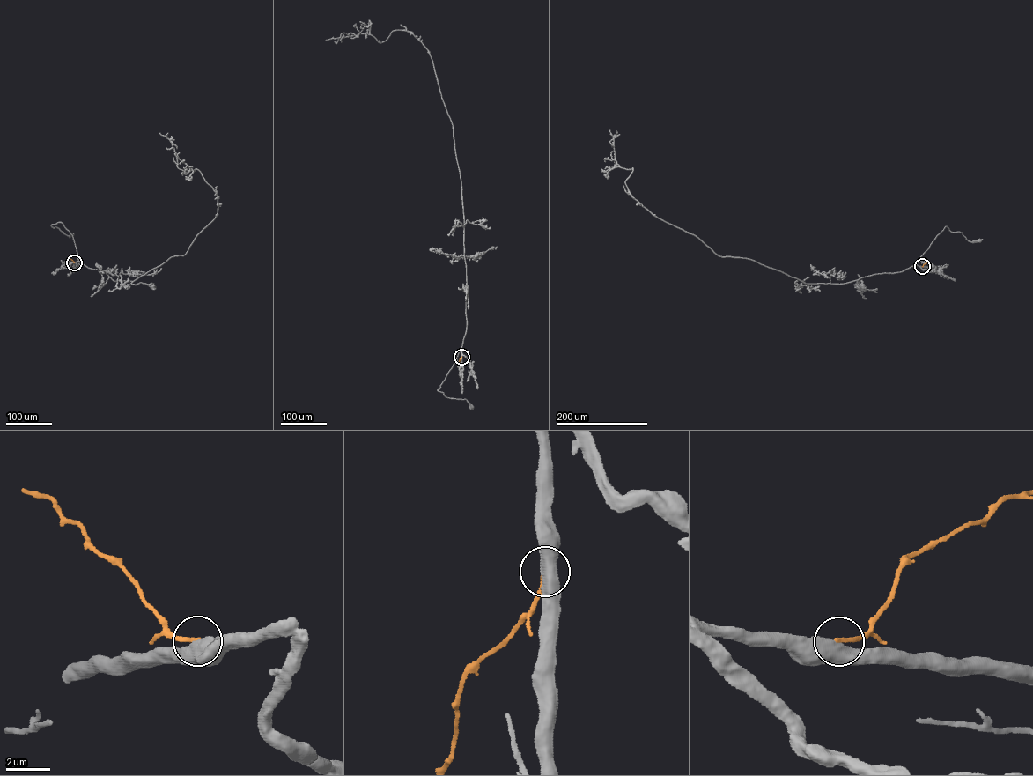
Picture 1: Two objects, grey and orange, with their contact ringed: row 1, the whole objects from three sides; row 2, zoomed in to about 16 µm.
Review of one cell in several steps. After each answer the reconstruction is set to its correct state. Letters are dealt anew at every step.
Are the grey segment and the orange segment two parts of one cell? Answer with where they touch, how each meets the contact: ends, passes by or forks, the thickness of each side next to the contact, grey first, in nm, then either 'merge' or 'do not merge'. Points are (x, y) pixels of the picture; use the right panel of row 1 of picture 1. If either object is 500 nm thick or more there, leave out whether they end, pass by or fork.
place (922, 266); calibres 500 and 180 nm; do not merge

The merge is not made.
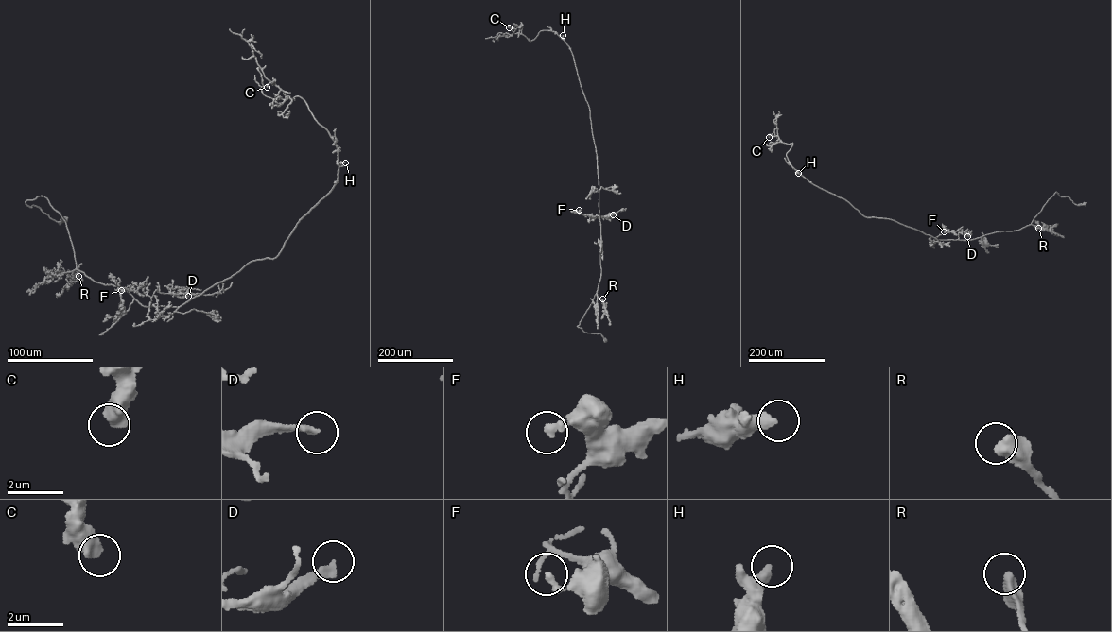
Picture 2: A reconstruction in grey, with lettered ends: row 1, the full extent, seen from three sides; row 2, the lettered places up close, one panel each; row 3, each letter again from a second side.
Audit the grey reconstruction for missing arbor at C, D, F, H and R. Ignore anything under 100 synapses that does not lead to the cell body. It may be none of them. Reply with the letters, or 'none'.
none

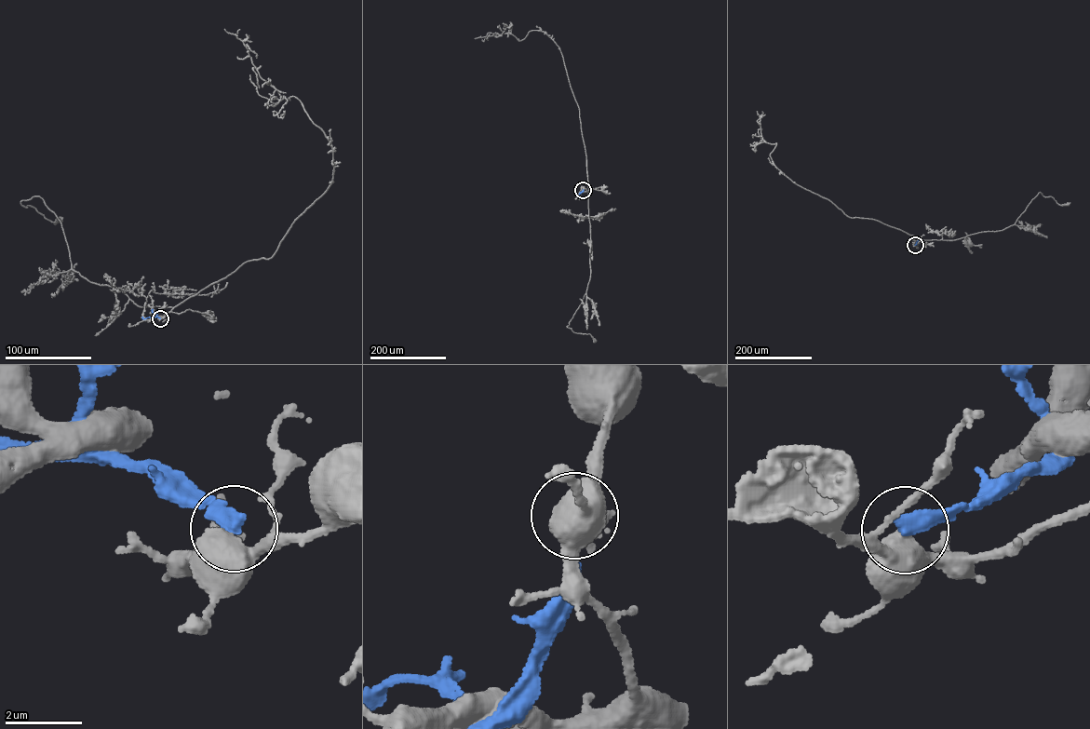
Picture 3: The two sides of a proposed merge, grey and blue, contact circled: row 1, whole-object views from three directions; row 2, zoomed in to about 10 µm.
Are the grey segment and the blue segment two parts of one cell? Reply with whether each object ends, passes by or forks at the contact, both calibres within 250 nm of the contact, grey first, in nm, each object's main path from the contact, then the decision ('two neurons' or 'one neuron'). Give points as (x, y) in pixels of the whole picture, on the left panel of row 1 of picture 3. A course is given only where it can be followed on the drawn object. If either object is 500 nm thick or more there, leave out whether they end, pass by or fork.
550 nm thick on the grey side, 360 nm on the other; grey runs (160, 318), (173, 307), (138, 306), (116, 288), (73, 270), (54, 213), (38, 196), (20, 202), (60, 220); blue runs (160, 318), (142, 317); two neurons

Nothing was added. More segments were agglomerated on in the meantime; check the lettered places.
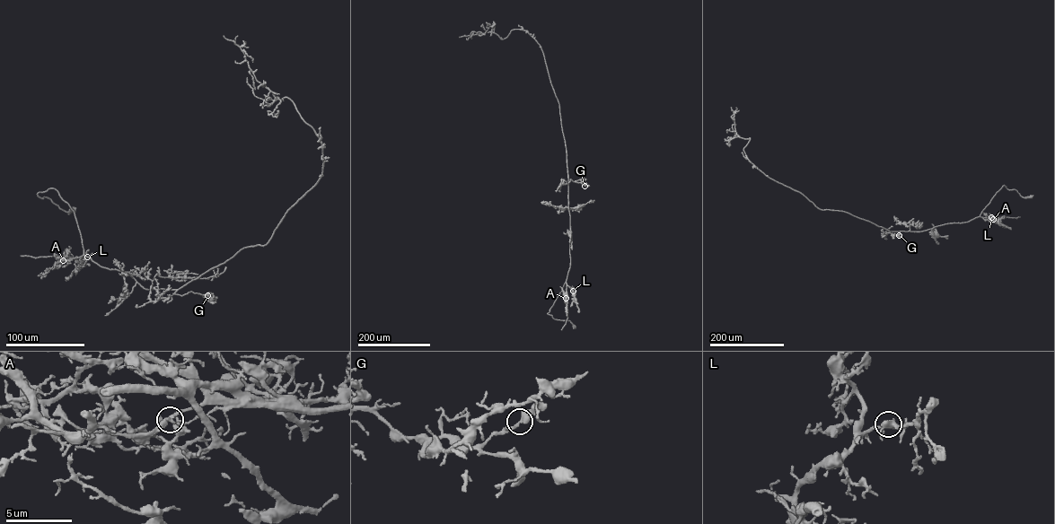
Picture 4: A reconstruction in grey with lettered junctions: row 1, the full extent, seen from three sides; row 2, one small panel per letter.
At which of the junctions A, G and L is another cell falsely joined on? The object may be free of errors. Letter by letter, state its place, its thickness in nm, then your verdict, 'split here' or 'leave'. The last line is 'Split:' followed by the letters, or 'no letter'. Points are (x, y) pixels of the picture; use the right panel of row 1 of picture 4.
A: at (993, 219); 260 nm thick; split here
G: at (899, 235); 400 nm thick; leave
L: at (991, 217); 200 nm thick; leave
Split: A

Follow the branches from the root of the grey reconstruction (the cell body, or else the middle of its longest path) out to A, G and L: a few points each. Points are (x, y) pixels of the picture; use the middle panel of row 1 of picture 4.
A: (574, 327), (569, 320), (554, 318), (547, 313), (566, 282), (566, 298)
G: (574, 327), (569, 320), (554, 318), (547, 313), (562, 291), (570, 266), (567, 184), (571, 179), (584, 186)
L: (574, 327), (569, 320), (554, 318), (547, 313), (566, 282), (573, 293), (573, 291)

